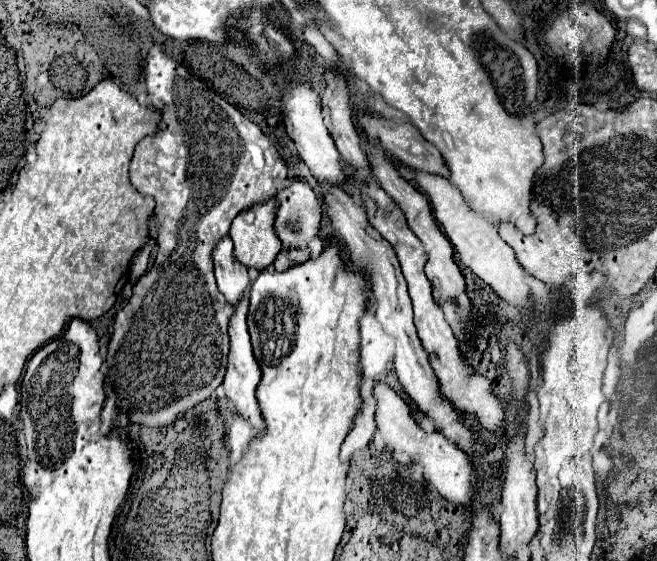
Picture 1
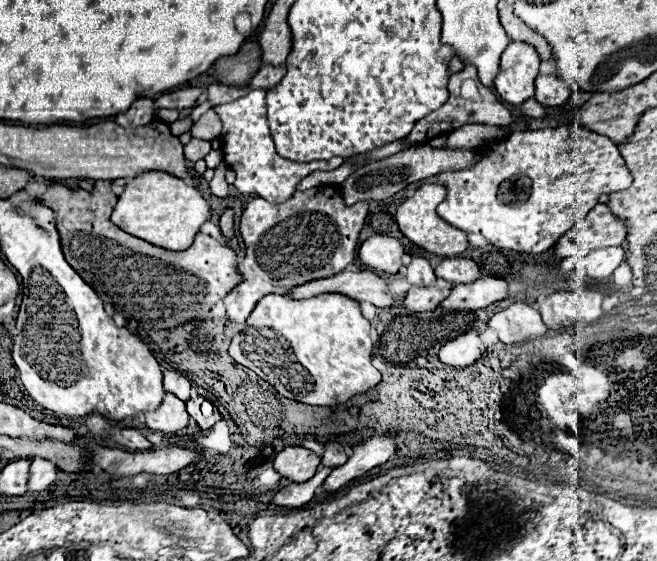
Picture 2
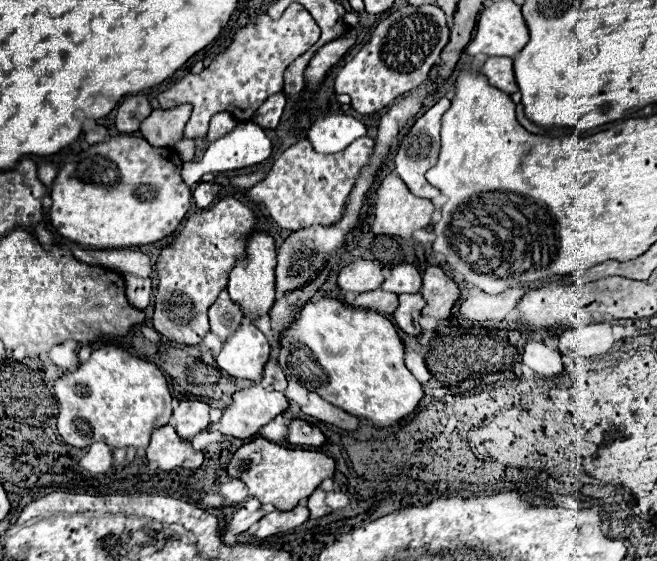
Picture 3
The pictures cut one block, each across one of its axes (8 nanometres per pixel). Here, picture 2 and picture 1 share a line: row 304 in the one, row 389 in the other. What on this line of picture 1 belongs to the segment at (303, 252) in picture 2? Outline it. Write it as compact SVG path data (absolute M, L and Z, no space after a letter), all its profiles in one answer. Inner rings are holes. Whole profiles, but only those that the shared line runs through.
M250 286L242 294L242 300L234 306L234 312L230 316L230 326L228 326L228 332L230 332L230 354L228 354L228 366L226 366L226 376L224 376L224 390L226 390L226 396L234 402L236 412L240 416L244 416L260 432L264 428L264 420L262 420L262 414L260 414L260 408L258 408L258 402L256 402L256 386L260 382L260 366L254 360L250 334L248 334L248 326L246 326L248 292L250 292Z

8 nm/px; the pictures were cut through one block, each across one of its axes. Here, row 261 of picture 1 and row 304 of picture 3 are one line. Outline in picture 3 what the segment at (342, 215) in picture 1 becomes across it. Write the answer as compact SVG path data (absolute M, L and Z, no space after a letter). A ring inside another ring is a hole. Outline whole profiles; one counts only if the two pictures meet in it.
M372 290L372 292L362 292L356 296L354 308L374 308L378 312L384 312L384 314L392 314L398 306L398 296L391 292L384 290Z

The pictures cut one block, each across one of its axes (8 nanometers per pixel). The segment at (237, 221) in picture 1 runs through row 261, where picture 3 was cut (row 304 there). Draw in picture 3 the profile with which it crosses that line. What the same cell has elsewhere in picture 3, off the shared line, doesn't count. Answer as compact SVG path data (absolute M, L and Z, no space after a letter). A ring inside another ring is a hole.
M254 232L248 242L248 258L240 260L228 280L228 292L230 298L242 308L244 316L260 318L270 312L270 308L276 302L276 290L274 290L274 266L276 266L276 246L274 240L264 232Z

